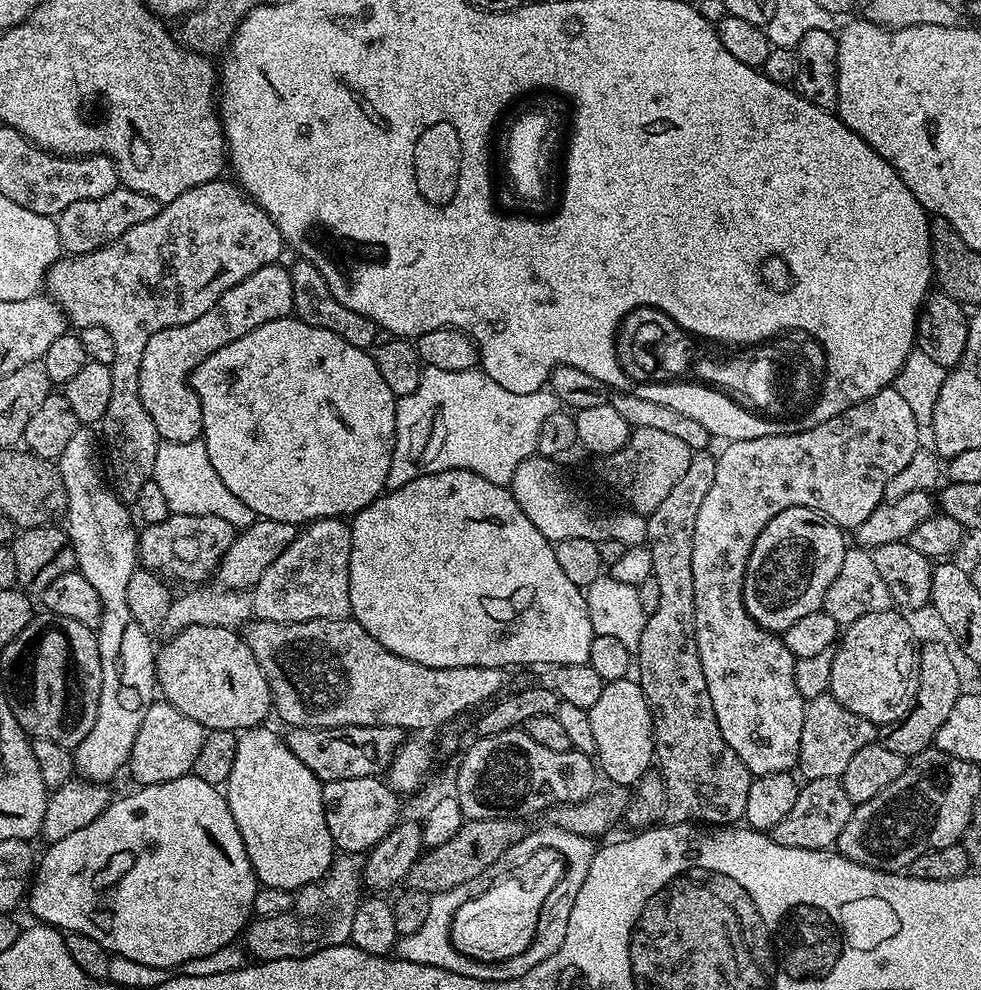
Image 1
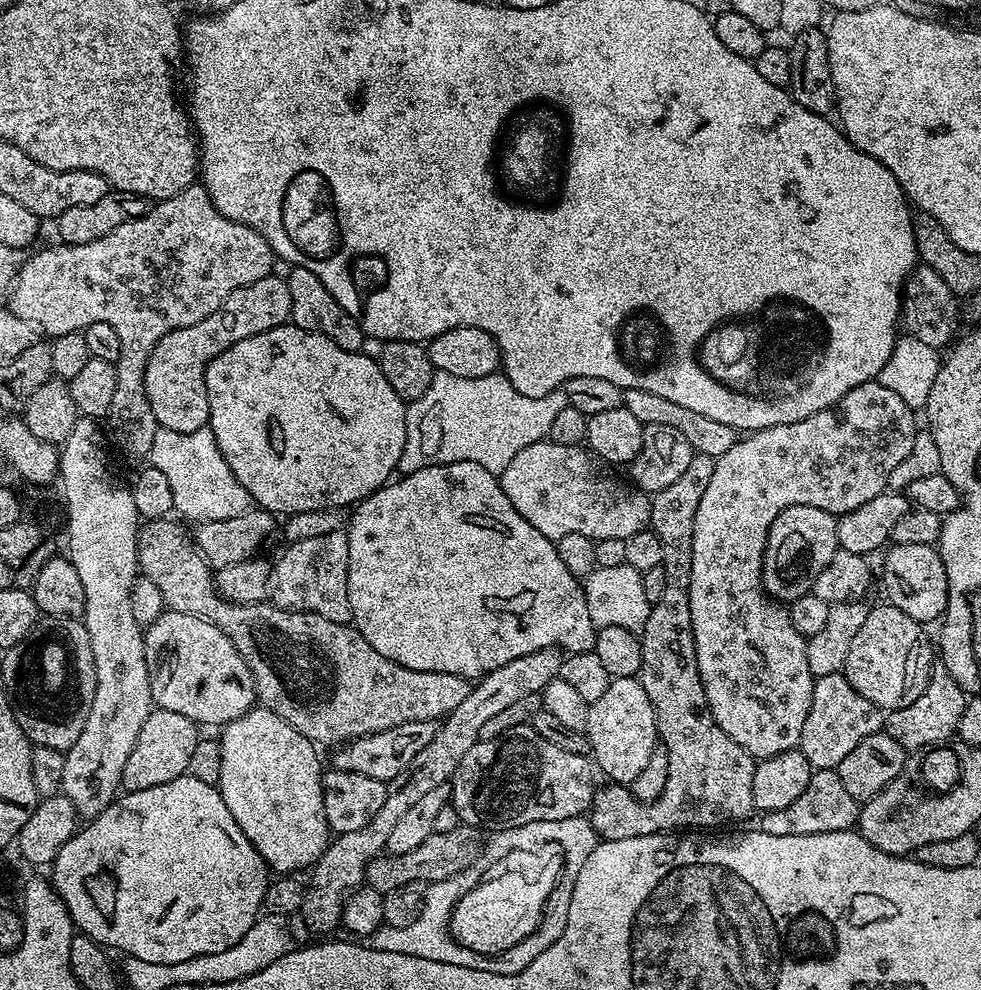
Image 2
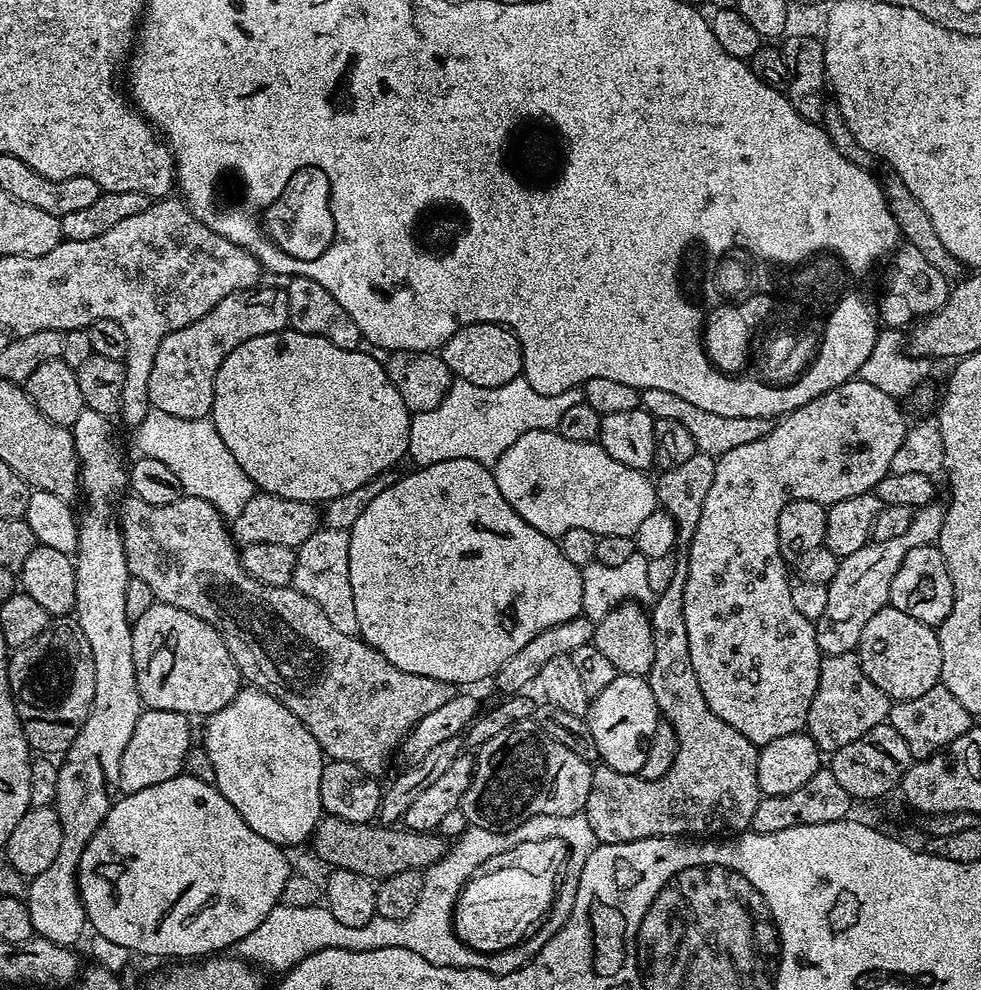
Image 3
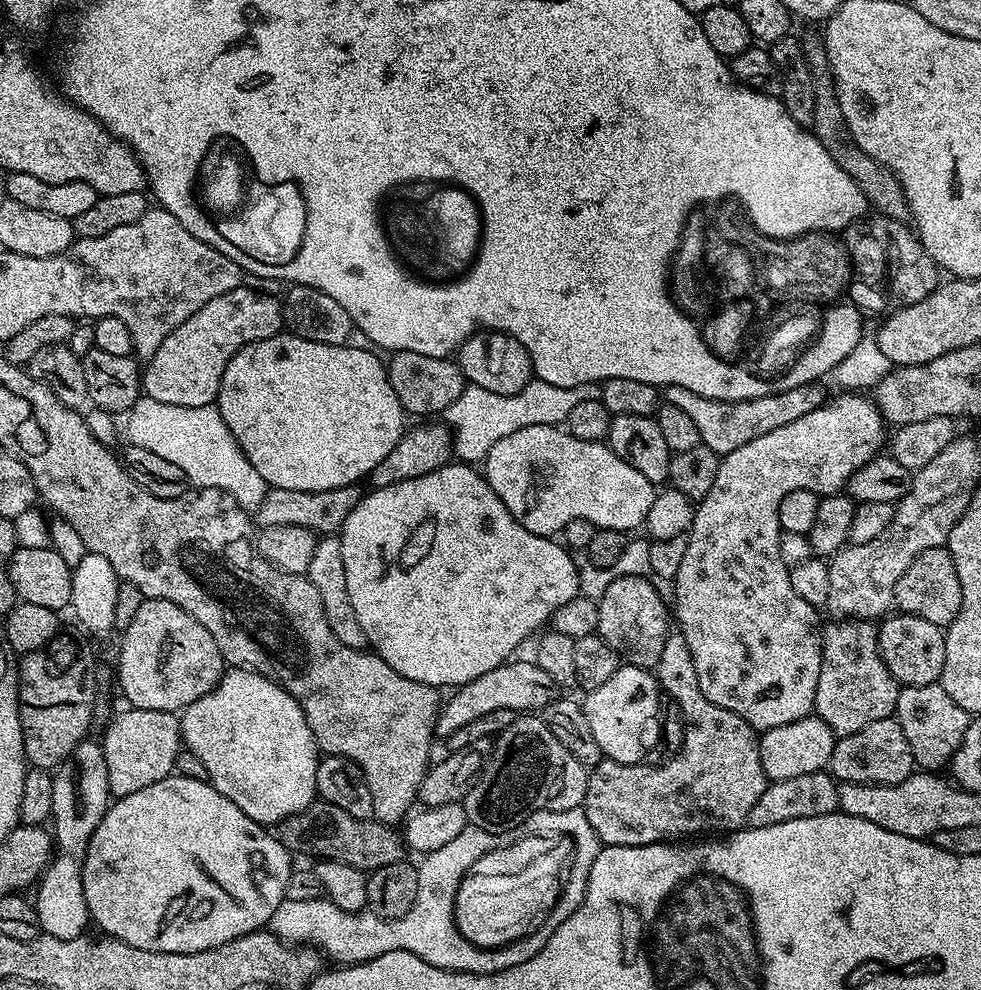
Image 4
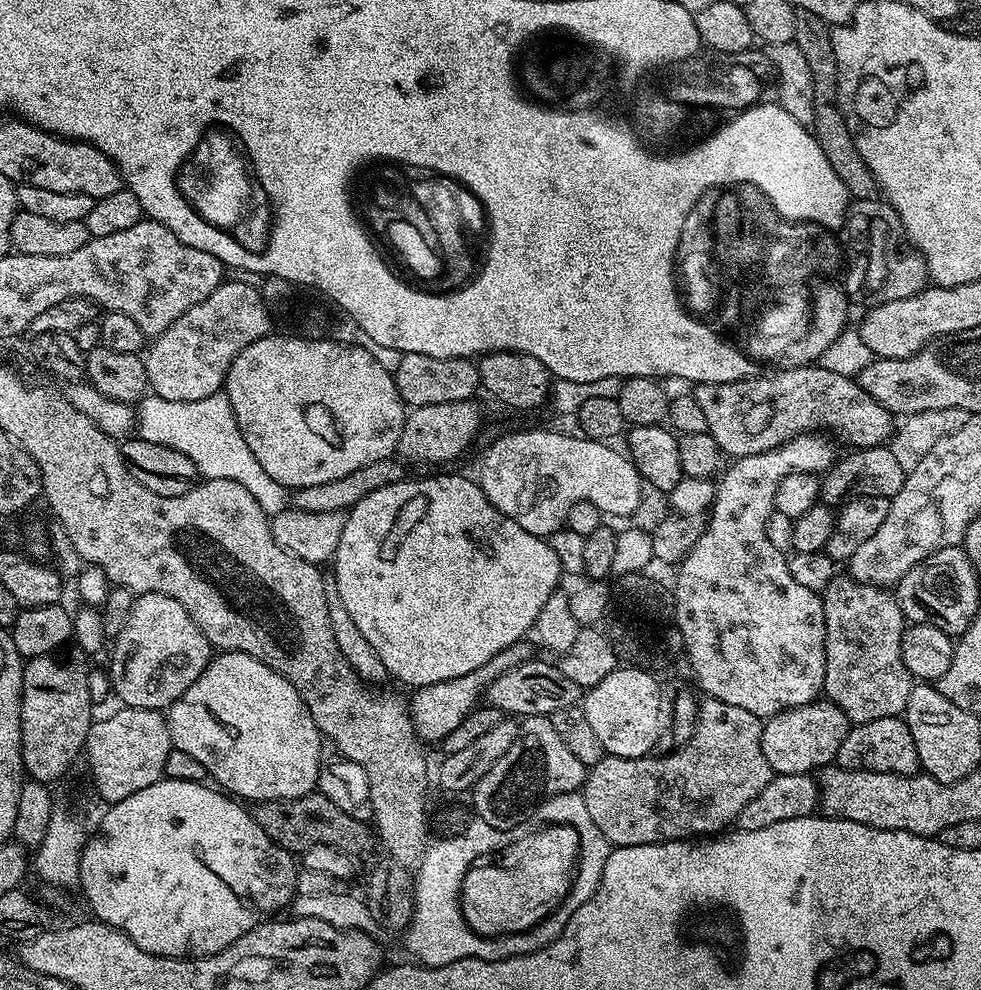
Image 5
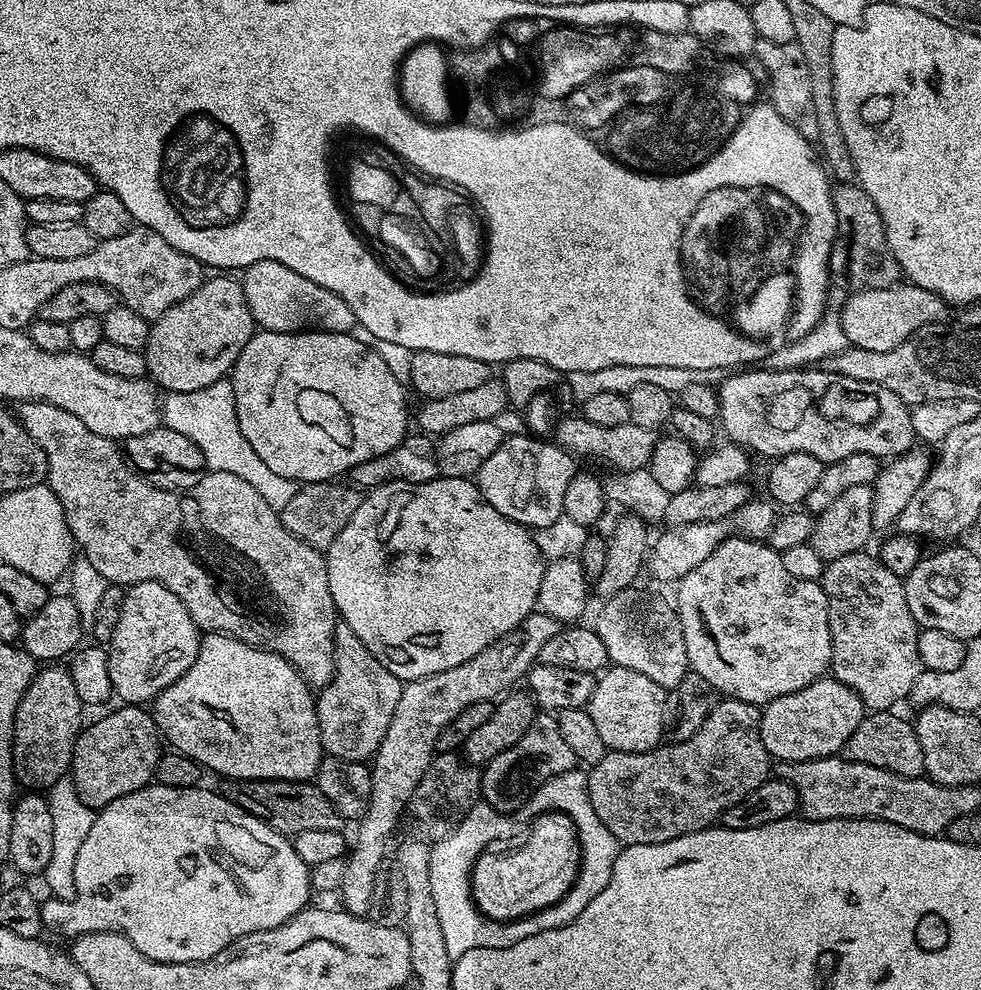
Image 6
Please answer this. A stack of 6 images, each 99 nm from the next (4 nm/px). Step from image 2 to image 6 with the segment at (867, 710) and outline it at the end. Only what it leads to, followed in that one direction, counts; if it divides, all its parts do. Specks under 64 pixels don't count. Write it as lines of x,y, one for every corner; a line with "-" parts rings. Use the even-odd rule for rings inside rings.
871,551
846,554
846,558
827,561
822,583
828,595
830,638
832,639
831,675
839,684
855,692
865,709
887,712
895,709
900,699
911,697
912,687
922,671
918,658
918,638
921,627
916,623
910,606
906,606
904,581
895,576

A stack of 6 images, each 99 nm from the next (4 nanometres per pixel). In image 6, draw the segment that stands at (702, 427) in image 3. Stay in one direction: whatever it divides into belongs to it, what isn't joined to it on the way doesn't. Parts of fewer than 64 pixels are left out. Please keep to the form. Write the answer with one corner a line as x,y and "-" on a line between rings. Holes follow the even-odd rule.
756,366
751,370
736,370
725,375
719,381
718,395
718,424
723,435
725,432
728,435
725,437
731,443
740,448
747,448
749,453
756,455
757,452
760,456
768,456
767,458
805,452
814,454
814,458
821,460
825,466
838,462
850,454
895,458
909,451
916,440
912,425
912,408
904,404
902,398
898,398
898,394
886,390
886,386
881,384
858,382
837,372
805,370
803,367
778,372
767,366

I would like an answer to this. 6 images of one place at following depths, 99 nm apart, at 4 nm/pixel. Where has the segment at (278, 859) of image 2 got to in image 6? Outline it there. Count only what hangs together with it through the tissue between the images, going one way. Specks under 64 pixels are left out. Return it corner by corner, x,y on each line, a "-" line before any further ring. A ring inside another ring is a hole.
209,632
200,641
198,658
162,694
158,694
150,711
156,717
156,726
160,730
160,735
165,741
168,740
177,753
186,755
200,764
200,767
209,772
217,772
220,778
224,780
303,780
311,781
315,777
322,757
325,755
324,748
320,745
320,731
318,730
318,718
316,717
316,701
314,699
313,689
308,687
308,683
300,677
300,672
286,658
282,658
273,652
267,652
265,648
255,648
238,638
228,636
224,632

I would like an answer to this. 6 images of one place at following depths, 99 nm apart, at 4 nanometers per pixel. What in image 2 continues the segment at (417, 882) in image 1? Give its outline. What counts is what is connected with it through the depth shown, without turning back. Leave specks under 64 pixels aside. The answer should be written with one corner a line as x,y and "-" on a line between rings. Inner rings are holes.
460,823
449,833
434,831
418,850
406,850
406,854
381,854
368,863
366,877
367,887
385,893
398,890
398,886
406,886
406,882
421,880
424,884
433,884
442,878
450,878
462,870
472,868
475,860
480,856
481,829
471,828
468,824

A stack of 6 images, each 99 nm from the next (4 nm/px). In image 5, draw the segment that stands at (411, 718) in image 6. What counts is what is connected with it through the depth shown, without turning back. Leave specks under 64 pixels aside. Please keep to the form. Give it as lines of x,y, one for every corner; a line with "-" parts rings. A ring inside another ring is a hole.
523,639
519,640
517,644
506,646
506,650
494,654
494,658
490,658
490,662
478,666
478,670
470,670
470,674
462,674
462,678
450,678
446,682
434,682
430,686
415,689
411,693
413,696
410,696
410,711
412,724
421,741
443,742
446,734
450,734
450,730
457,728
458,722
462,722
462,718
466,718
471,714
472,709
477,707
479,700
476,699
479,696
481,699
499,676
514,670
514,666
525,664
526,661
533,659
534,652
528,643
527,639

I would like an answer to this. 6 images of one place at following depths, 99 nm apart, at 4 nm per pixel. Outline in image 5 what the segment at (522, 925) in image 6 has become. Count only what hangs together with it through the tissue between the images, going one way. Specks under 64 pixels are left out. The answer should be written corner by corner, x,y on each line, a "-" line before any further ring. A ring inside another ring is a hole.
567,792
566,794
558,794
557,796
551,796
549,800
542,800
539,804
533,807
530,813
531,819
536,819
535,822
540,826
547,826
550,824
569,824
572,829
578,834
578,838
580,839
580,856
576,859
576,871
572,878
572,889
566,893
564,896
563,905
556,909
555,912
550,913
546,918
542,918
539,920
537,924
534,926
530,926
527,932
515,932
514,934
506,934
505,936
480,936
476,932
472,932
470,930
470,926
467,922
464,921
464,915
462,914
462,910
460,909
460,887
462,886
462,882
466,878
466,874
468,873
469,868
472,867
476,861
481,860
483,856
493,855
494,850
499,850
501,848
505,848
508,844
511,844
514,840
519,840
522,832
520,828
495,828
494,826
486,826
486,822
482,822
479,818
473,819
471,822
468,822
462,831
456,835
445,835
442,840
429,843
428,847
424,850
424,857
422,858
422,862
420,863
420,867
415,869
414,872
414,887
416,889
416,909
412,912
412,922
408,925
406,931
403,933
404,936
404,944
409,948
410,951
413,952
415,959
419,961
421,965
425,968
441,968
442,966
446,966
450,962
458,962
459,960
465,960
466,958
478,958
479,960
505,960
506,958
510,958
511,956
525,956
526,954
530,954
531,952
537,952
539,948
544,948
550,942
554,942
564,933
564,928
570,922
570,918
573,916
575,912
577,912
580,908
584,906
584,904
596,893
596,889
600,887
600,880
604,876
604,870
608,866
608,854
610,851
610,845
608,839
604,837
602,834
602,830
598,830
598,826
594,826
594,821
590,819
590,810
586,810
586,802
584,801
583,795
580,792

